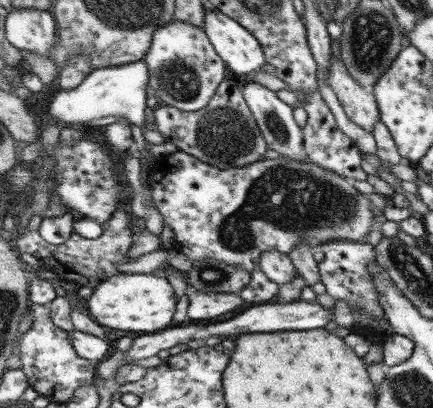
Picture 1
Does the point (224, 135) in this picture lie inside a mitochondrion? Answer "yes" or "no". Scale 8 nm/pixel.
yes

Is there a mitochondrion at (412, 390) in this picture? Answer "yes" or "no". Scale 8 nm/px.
yes

